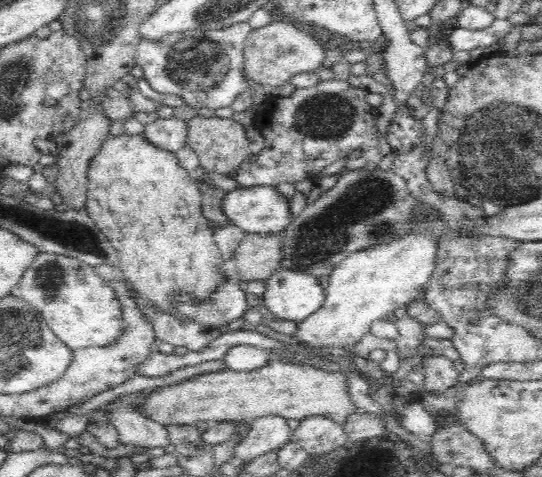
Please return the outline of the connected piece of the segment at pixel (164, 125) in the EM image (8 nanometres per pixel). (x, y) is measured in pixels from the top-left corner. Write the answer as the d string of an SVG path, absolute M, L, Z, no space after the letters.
M174 116L170 118L160 117L156 119L156 122L148 124L143 134L154 145L177 153L188 142L189 122Z

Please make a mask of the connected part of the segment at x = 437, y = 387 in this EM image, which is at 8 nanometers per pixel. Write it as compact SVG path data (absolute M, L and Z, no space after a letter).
M443 355L426 356L423 360L425 381L422 390L434 395L444 394L459 384L459 372L453 362Z

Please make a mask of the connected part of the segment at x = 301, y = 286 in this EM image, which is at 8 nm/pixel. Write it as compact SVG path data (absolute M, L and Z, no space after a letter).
M274 272L265 281L261 305L268 308L273 319L302 322L322 306L324 283L306 274Z

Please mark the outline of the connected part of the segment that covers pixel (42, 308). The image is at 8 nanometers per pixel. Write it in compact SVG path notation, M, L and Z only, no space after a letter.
M42 253L24 274L20 294L42 314L56 333L73 351L90 347L112 346L121 341L129 324L118 291L96 270L67 256Z

